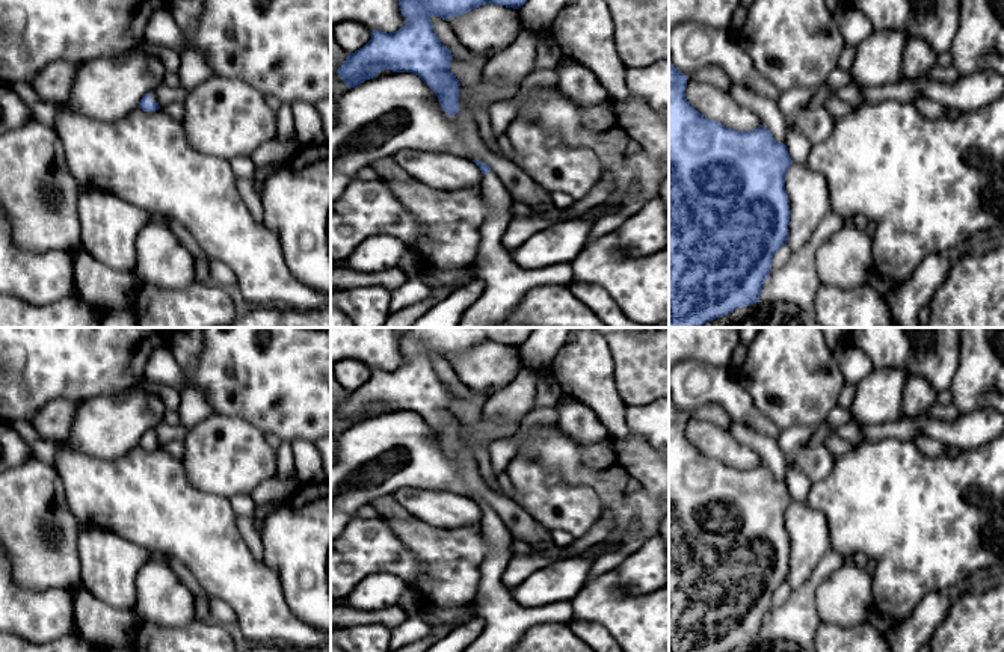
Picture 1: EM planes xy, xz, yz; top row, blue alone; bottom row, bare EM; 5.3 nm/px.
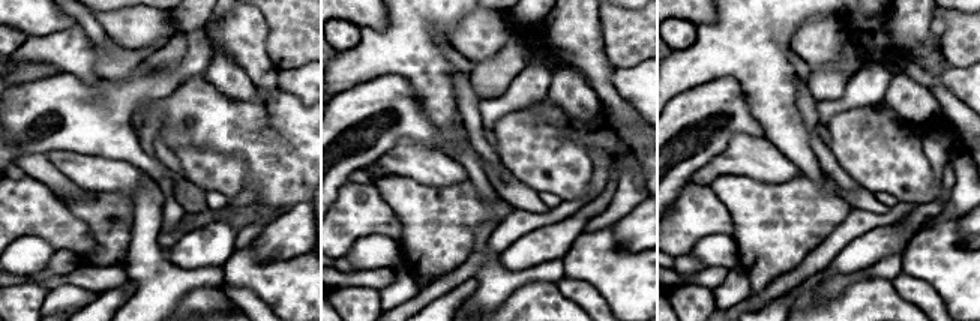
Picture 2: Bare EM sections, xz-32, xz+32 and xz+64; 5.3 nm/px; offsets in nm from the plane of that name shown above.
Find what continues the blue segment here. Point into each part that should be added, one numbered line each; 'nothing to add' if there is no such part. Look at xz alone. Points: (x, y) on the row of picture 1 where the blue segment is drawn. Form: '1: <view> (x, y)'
1: xz (506, 284)

